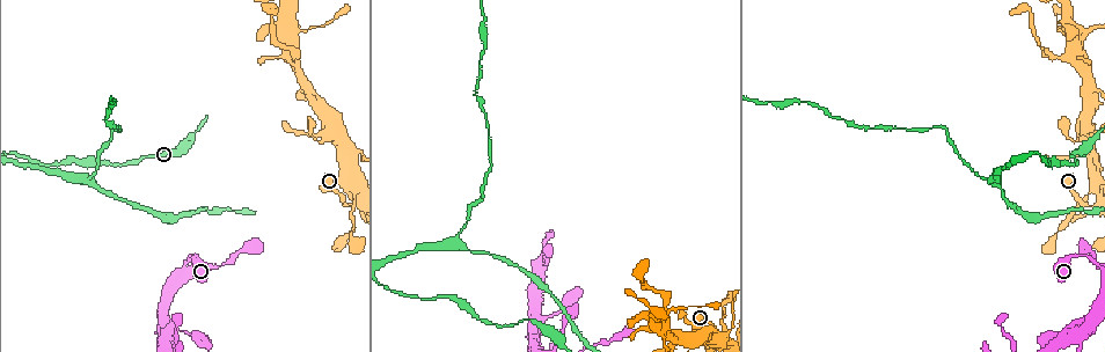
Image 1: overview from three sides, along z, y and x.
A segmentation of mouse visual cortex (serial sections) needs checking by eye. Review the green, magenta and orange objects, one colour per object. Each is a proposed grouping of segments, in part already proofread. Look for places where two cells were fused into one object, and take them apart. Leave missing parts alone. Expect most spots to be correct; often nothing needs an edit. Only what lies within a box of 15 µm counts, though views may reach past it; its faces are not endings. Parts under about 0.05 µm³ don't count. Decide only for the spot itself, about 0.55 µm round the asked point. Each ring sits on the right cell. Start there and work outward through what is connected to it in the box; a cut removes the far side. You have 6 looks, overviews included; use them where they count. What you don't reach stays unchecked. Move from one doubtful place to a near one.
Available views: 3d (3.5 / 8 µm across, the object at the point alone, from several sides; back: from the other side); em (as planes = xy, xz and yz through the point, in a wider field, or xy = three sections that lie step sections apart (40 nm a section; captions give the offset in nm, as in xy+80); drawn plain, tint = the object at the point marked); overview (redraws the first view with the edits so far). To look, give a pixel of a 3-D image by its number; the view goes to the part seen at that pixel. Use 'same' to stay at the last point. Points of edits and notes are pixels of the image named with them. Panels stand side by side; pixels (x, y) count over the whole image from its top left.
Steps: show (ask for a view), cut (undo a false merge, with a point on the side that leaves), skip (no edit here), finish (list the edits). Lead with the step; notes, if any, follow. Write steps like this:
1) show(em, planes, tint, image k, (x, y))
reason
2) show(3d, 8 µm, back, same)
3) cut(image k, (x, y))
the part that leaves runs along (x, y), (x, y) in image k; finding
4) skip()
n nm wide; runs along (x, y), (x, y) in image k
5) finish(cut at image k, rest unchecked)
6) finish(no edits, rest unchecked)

show(3d, 3.5 µm, image 1, (1066, 133))
abrupt turn

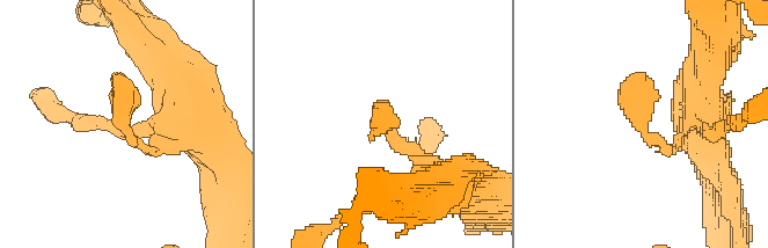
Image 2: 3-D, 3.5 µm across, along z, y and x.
show(em, xy, step 5, tint, image 2, (637, 121))
now the EM

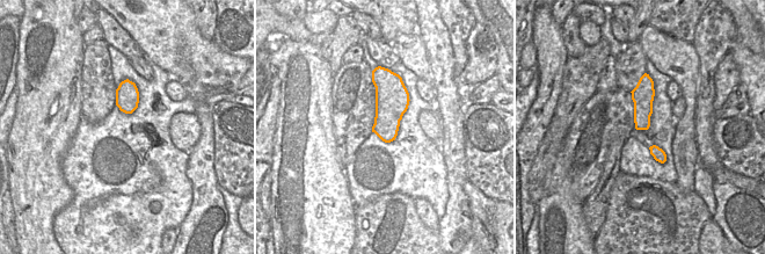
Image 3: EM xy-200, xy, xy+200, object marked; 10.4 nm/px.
skip()
runs along (173, 143), (133, 143), (112, 78) in image 2; one cell here

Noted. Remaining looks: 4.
show(3d, 3.5 µm, back, image 1, (287, 56))
three arms meet

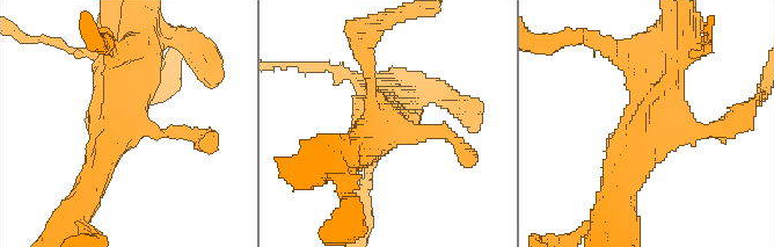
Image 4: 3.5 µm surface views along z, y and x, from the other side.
show(em, xy, step 1, tint, image 4, (117, 131))
now the EM

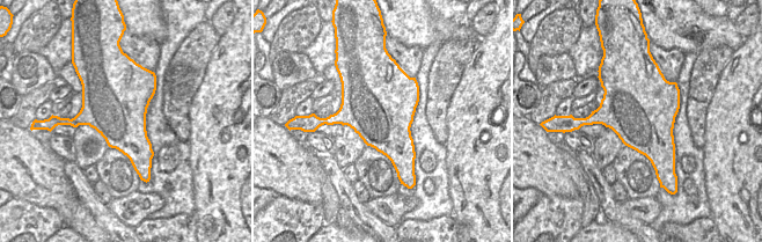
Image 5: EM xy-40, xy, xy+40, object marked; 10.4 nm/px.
skip()
runs along (86, 195), (125, 120), (136, 59) in image 4; one cell here

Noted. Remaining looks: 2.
show(3d, 3.5 µm, image 1, (76, 179))
calibre changes

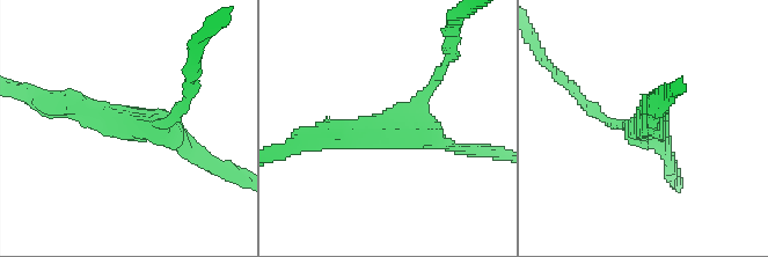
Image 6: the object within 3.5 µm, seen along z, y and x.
skip()
arms of 150, 300, 350 nm; one cell here

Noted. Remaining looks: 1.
finish(no edits, rest unchecked)

